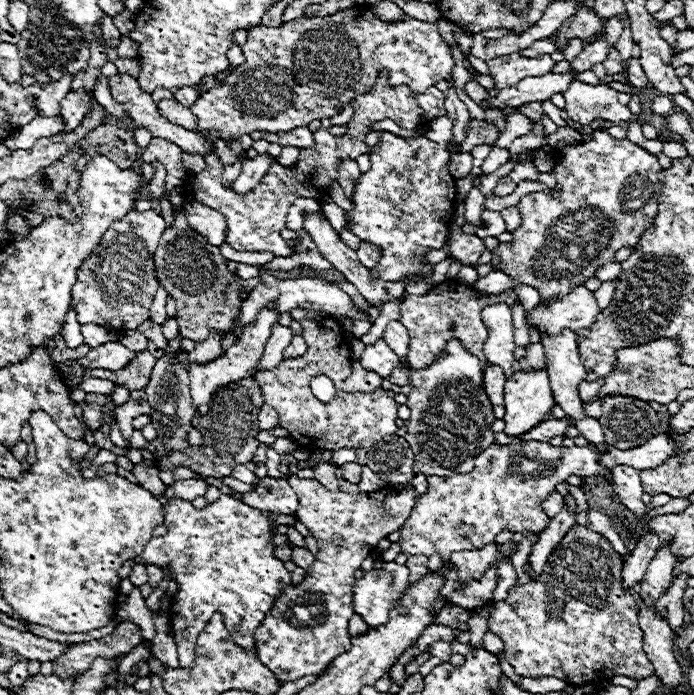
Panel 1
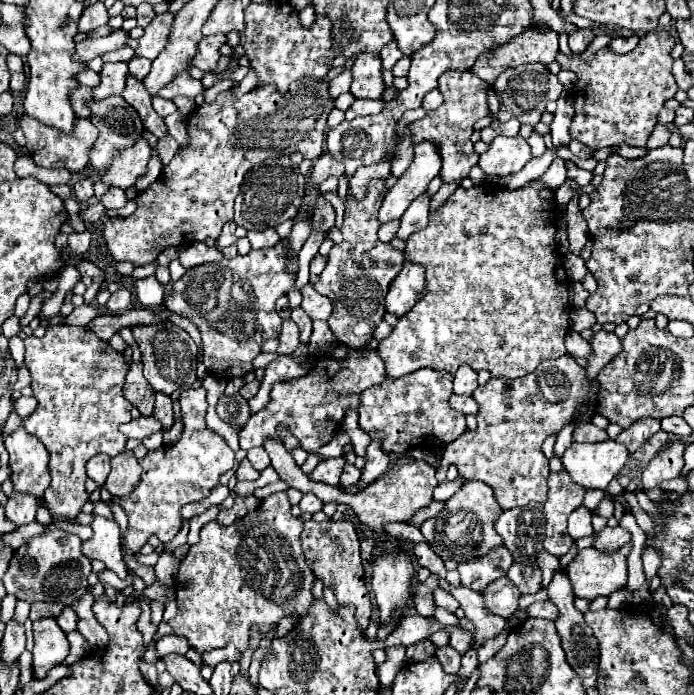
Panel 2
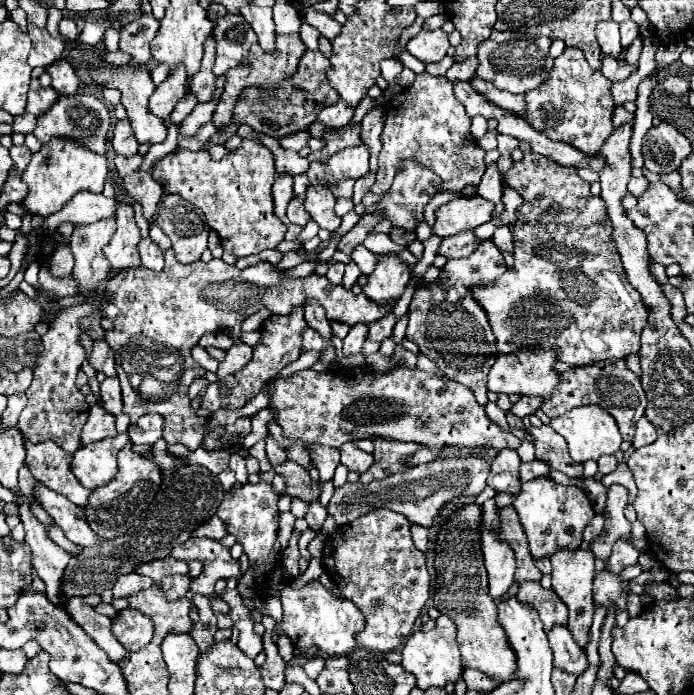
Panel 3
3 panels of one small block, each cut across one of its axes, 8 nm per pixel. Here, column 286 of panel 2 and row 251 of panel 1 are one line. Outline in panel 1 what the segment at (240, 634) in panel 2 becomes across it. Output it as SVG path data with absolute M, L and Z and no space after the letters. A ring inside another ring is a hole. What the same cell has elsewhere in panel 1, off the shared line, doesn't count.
M596 128L596 130L592 132L592 140L588 140L588 142L580 142L580 144L576 144L576 146L562 148L562 150L560 150L560 160L558 160L558 164L556 164L554 170L552 170L552 172L556 174L558 188L562 190L562 194L560 194L558 198L554 198L554 196L544 194L544 192L532 192L532 194L526 194L526 196L520 198L520 202L516 204L516 208L518 208L518 212L520 212L520 216L522 216L522 226L514 232L514 240L512 240L510 246L508 246L508 244L500 244L500 246L498 246L496 254L494 254L494 258L492 258L494 262L500 262L500 268L496 268L496 270L502 270L504 274L508 274L508 276L510 276L514 282L518 282L518 284L526 284L526 286L536 288L536 290L540 292L540 298L542 298L542 300L560 298L560 296L568 294L572 288L576 288L576 286L584 284L588 278L592 278L594 272L596 272L596 268L612 262L616 250L620 250L620 248L630 248L630 246L634 248L634 246L638 244L642 232L652 226L652 222L654 222L654 218L656 218L656 214L658 214L658 196L660 196L660 188L662 188L662 184L658 182L658 172L660 172L660 170L662 170L662 168L660 168L660 164L658 164L658 156L656 156L656 154L650 154L648 150L644 150L642 146L638 146L638 144L626 140L626 138L624 138L624 140L612 138L612 136L606 132L606 128Z

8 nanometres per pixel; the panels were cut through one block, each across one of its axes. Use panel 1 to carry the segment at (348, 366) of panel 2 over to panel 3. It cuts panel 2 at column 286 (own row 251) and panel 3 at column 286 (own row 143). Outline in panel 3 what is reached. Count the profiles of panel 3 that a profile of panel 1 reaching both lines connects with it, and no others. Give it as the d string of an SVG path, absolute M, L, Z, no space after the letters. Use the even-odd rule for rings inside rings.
M370 366L364 368L336 368L326 372L300 370L286 380L272 382L270 408L276 412L276 422L282 426L284 434L290 438L300 438L308 444L328 444L340 448L350 438L370 438L370 436L388 436L390 440L420 440L426 446L492 446L496 450L504 448L516 450L520 440L510 432L496 426L484 412L466 386L452 382L448 378L438 378L422 370L410 370L398 366L390 372L376 372Z

